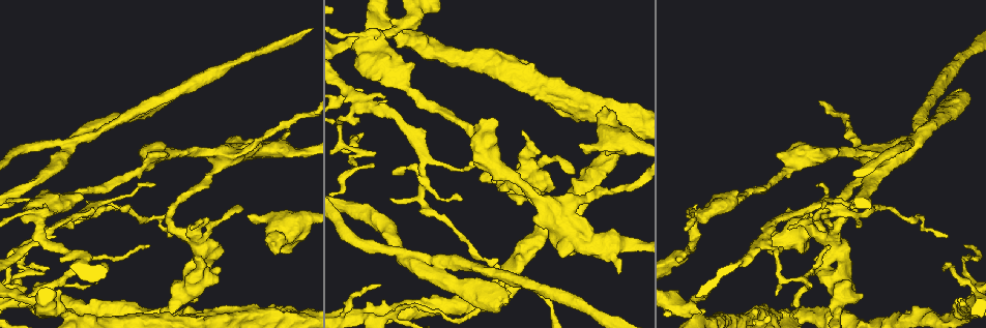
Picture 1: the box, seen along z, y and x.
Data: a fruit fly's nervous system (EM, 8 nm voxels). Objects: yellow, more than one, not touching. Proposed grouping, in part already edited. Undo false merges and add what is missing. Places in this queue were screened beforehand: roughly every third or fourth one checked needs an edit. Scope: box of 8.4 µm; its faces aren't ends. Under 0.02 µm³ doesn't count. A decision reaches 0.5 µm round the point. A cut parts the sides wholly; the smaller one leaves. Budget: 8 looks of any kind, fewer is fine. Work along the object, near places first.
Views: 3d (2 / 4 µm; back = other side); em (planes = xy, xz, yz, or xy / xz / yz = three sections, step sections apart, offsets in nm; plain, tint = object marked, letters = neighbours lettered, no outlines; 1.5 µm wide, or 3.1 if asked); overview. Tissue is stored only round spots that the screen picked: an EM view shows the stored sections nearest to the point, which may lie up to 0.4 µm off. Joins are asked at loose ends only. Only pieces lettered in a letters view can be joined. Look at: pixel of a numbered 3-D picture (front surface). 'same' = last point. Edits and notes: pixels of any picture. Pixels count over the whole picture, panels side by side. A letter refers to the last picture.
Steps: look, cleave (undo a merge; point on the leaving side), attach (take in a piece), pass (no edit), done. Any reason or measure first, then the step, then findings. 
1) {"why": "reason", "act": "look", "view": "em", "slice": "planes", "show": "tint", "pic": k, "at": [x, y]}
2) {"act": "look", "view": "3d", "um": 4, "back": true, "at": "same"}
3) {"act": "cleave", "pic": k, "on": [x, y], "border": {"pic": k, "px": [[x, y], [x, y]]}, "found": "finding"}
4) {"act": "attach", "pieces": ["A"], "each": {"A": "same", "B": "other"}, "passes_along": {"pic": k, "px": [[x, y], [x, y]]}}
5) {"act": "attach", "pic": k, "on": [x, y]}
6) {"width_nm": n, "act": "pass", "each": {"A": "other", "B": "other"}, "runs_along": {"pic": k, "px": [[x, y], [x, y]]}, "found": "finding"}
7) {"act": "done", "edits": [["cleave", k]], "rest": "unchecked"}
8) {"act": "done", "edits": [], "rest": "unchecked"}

{"why": "an open end", "act": "look", "view": "3d", "um": 2, "pic": 1, "at": [829, 247]}

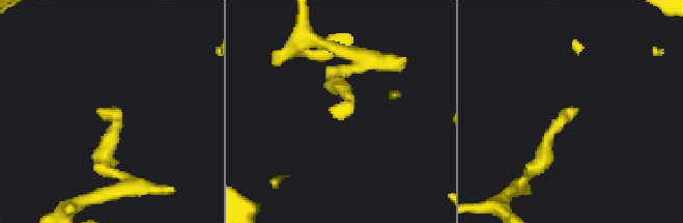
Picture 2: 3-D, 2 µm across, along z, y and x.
{"act": "look", "view": "em", "slice": "planes", "show": "plain", "pic": 2, "at": [99, 110]}

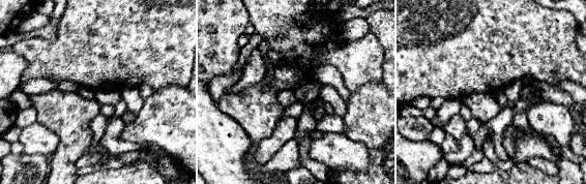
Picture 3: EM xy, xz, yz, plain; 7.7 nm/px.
{"act": "look", "view": "em", "slice": "planes", "show": "letters", "at": "same"}

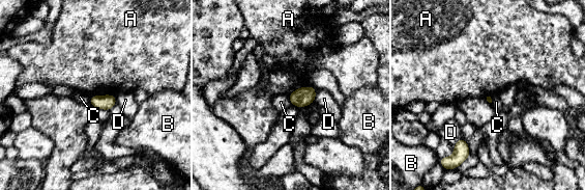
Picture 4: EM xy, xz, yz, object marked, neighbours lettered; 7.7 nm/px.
{"act": "pass", "each": {"A": "other", "B": "other", "C": "other", "D": "other"}, "border": {"pic": 4, "px": [[287, 96], [293, 105]]}, "found": "none of them fits"}

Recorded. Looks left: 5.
{"why": "side arm on a straight run", "act": "look", "view": "em", "slice": "planes", "show": "tint", "pic": 1, "at": [26, 245]}

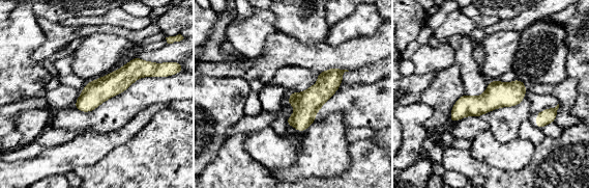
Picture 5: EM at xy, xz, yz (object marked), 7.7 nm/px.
{"why": "what lies round it", "act": "look", "view": "em", "slice": "planes", "show": "letters", "at": "same"}

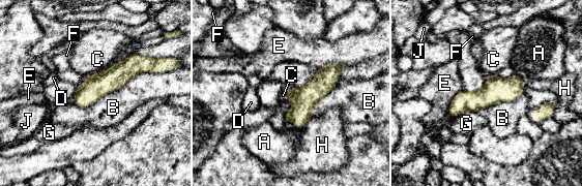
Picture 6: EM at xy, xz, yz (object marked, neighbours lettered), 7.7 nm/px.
{"width_nm": 190, "act": "pass", "each": {"A": "other", "B": "other", "C": "other", "D": "other", "E": "other", "F": "other", "G": "other", "H": "other", "J": "other"}, "found": "one neuron here"}

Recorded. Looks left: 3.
{"why": "a fork", "act": "look", "view": "3d", "um": 4, "pic": 1, "at": [600, 244]}

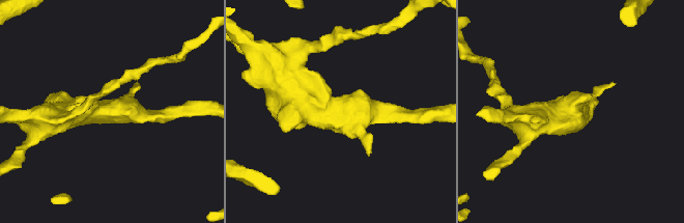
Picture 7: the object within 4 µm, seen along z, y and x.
{"act": "look", "view": "em", "slice": "xz", "step": 8, "show": "tint", "pic": 7, "at": [339, 115]}

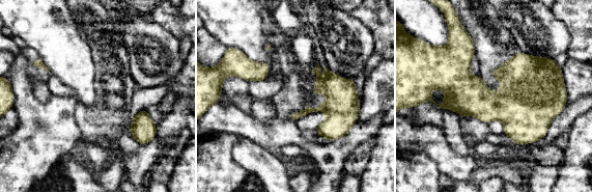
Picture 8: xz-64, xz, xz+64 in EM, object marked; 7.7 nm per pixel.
{"act": "look", "view": "em", "slice": "planes", "show": "letters", "at": "same"}

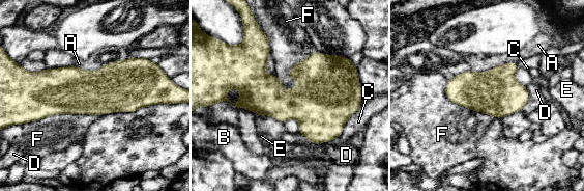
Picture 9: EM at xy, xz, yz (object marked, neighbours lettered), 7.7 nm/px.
{"act": "pass", "each": {"A": "other", "B": "other", "C": "other", "D": "other", "E": "other", "F": "other"}, "border": {"pic": 9, "px": [[99, 114], [52, 114], [26, 123]]}, "found": "one neuron here"}

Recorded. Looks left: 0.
{"act": "done", "edits": [], "rest": "unchecked"}

